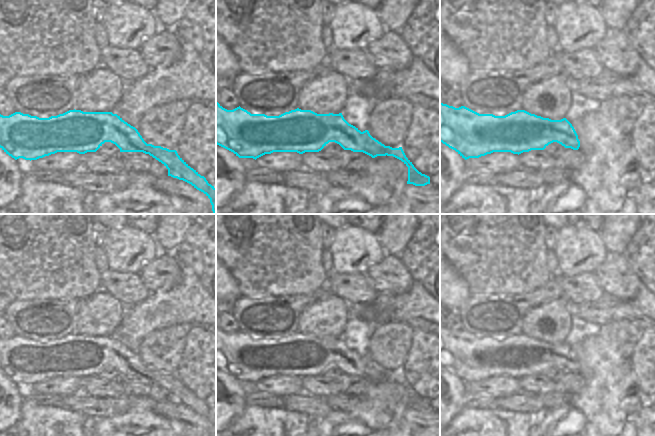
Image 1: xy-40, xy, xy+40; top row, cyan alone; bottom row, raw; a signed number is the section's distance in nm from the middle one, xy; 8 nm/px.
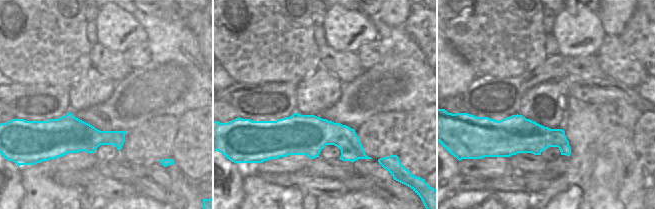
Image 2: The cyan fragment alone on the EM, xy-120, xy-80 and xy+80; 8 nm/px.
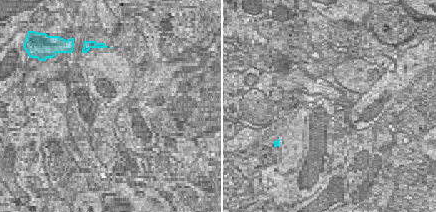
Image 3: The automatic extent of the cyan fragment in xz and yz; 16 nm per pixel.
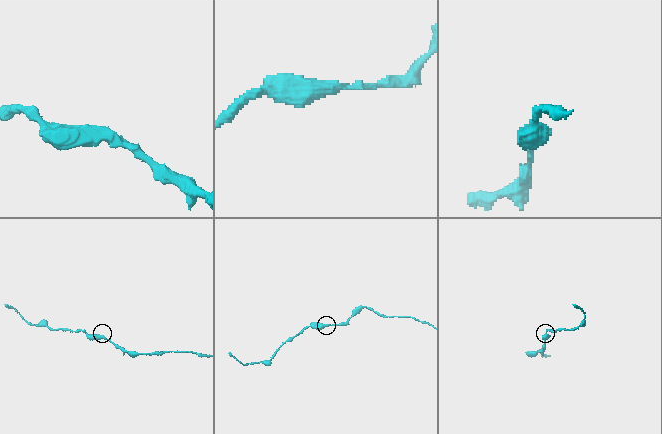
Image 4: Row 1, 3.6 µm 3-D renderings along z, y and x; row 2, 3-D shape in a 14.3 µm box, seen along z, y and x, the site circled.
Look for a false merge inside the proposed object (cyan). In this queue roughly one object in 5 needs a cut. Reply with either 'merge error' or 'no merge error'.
no merge error

